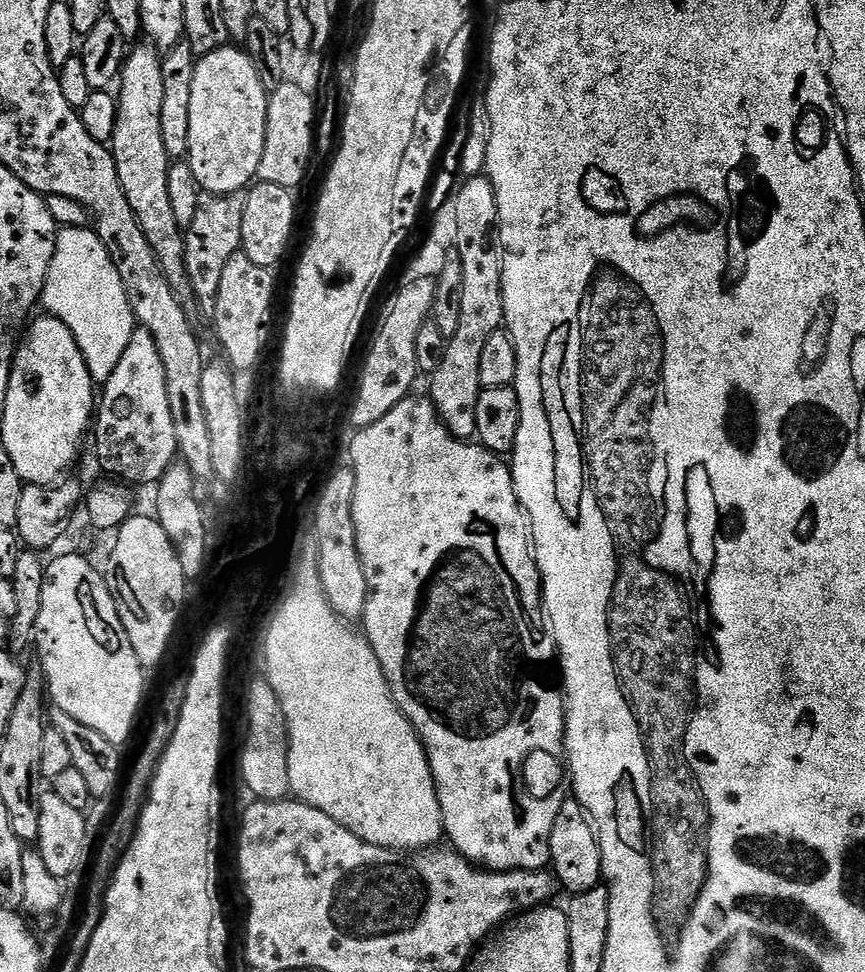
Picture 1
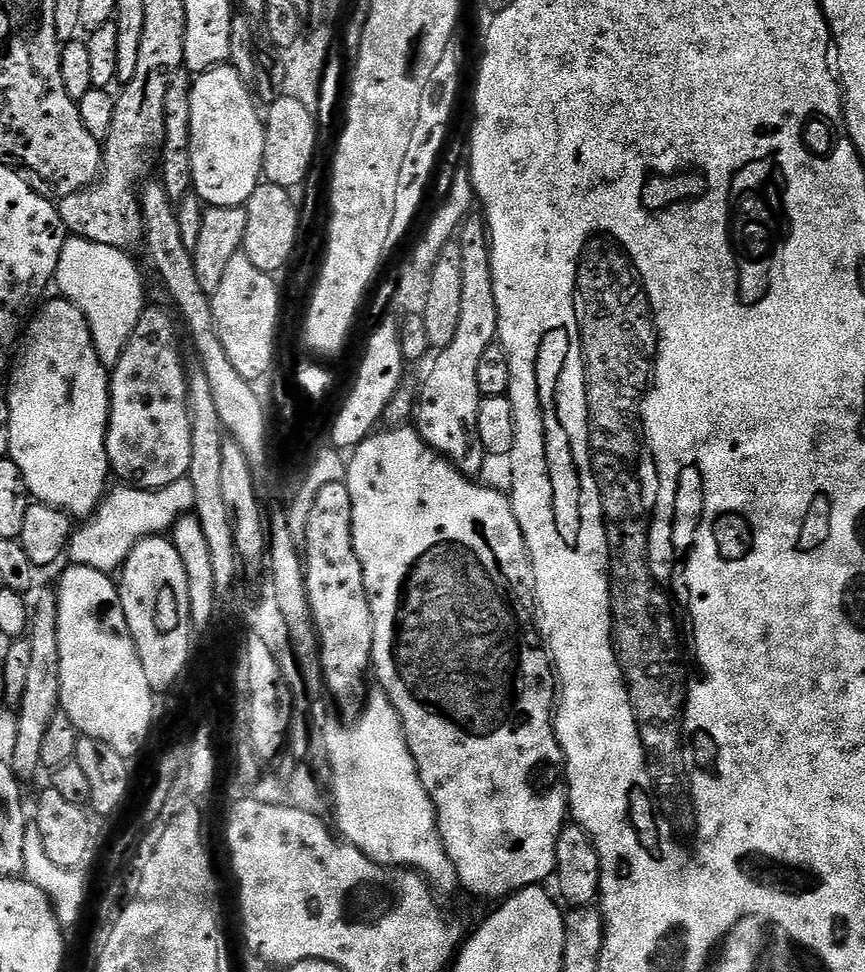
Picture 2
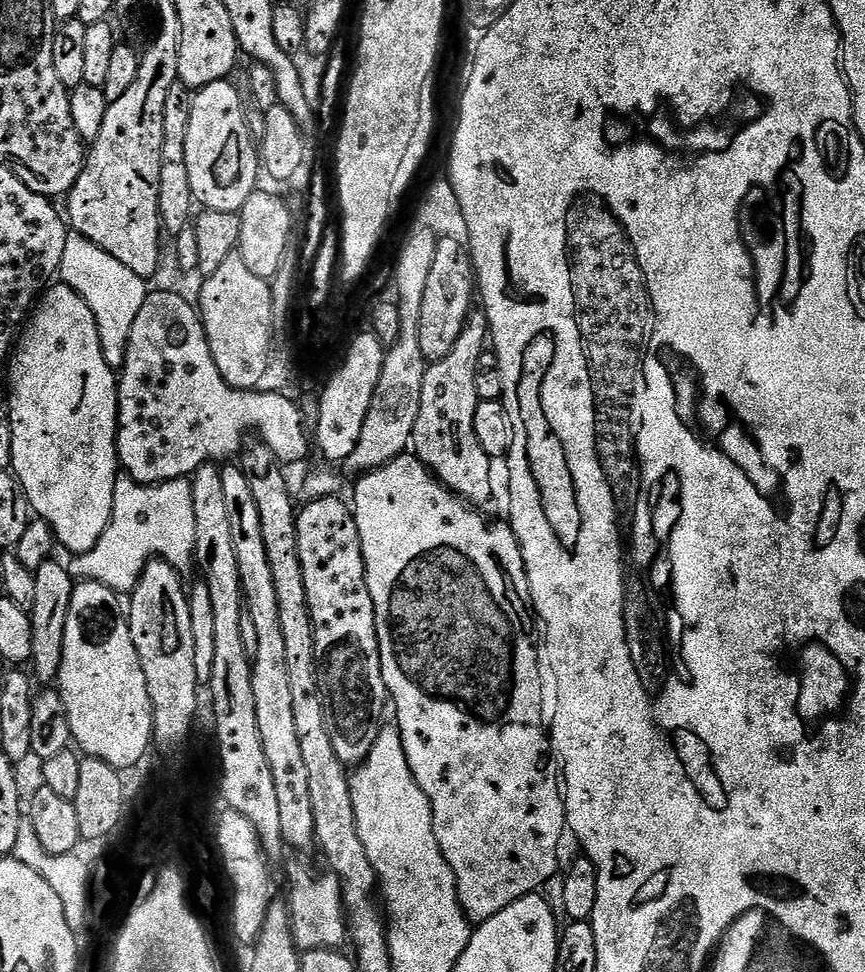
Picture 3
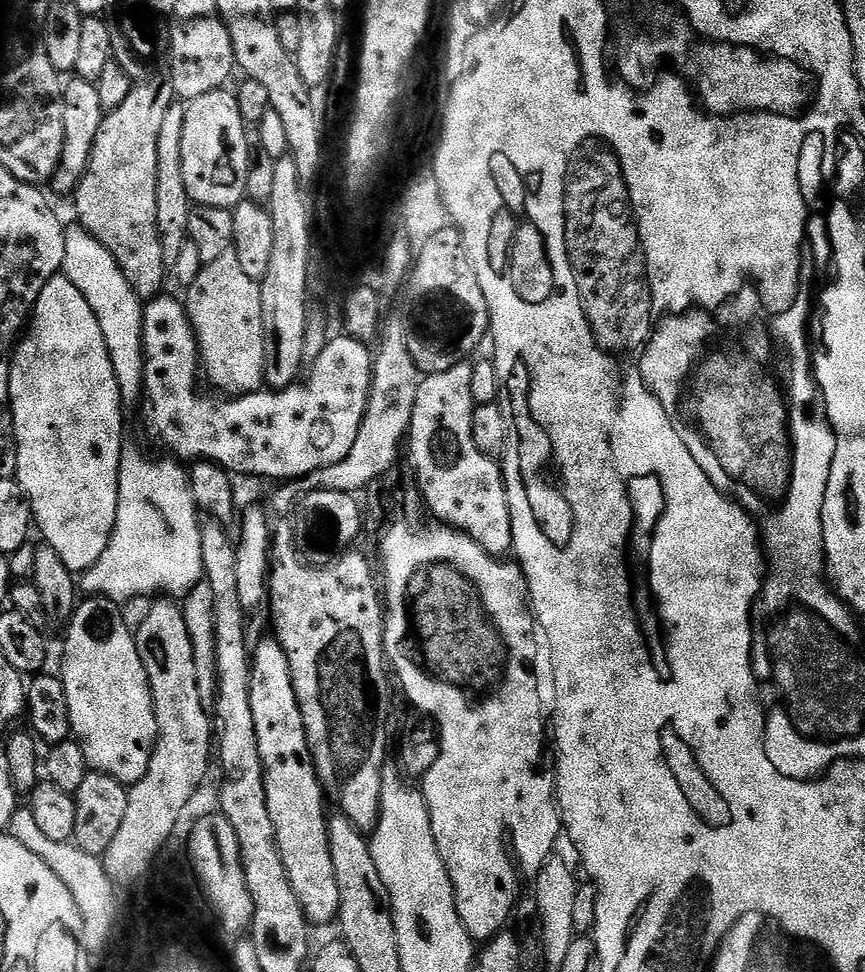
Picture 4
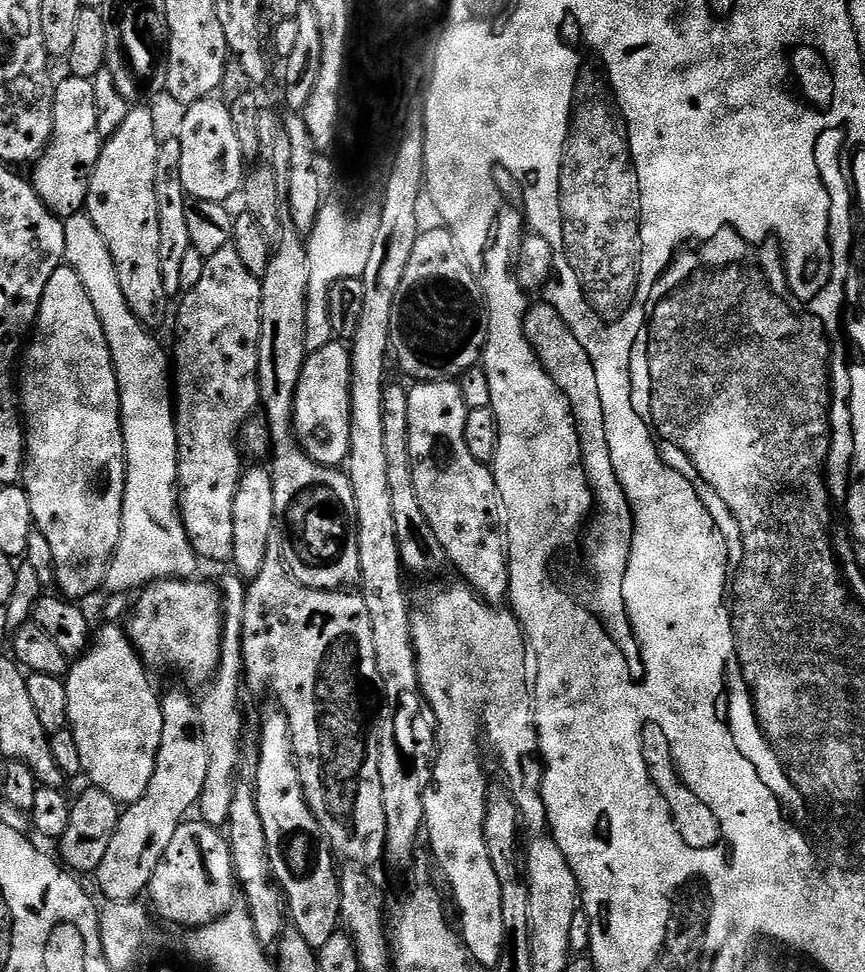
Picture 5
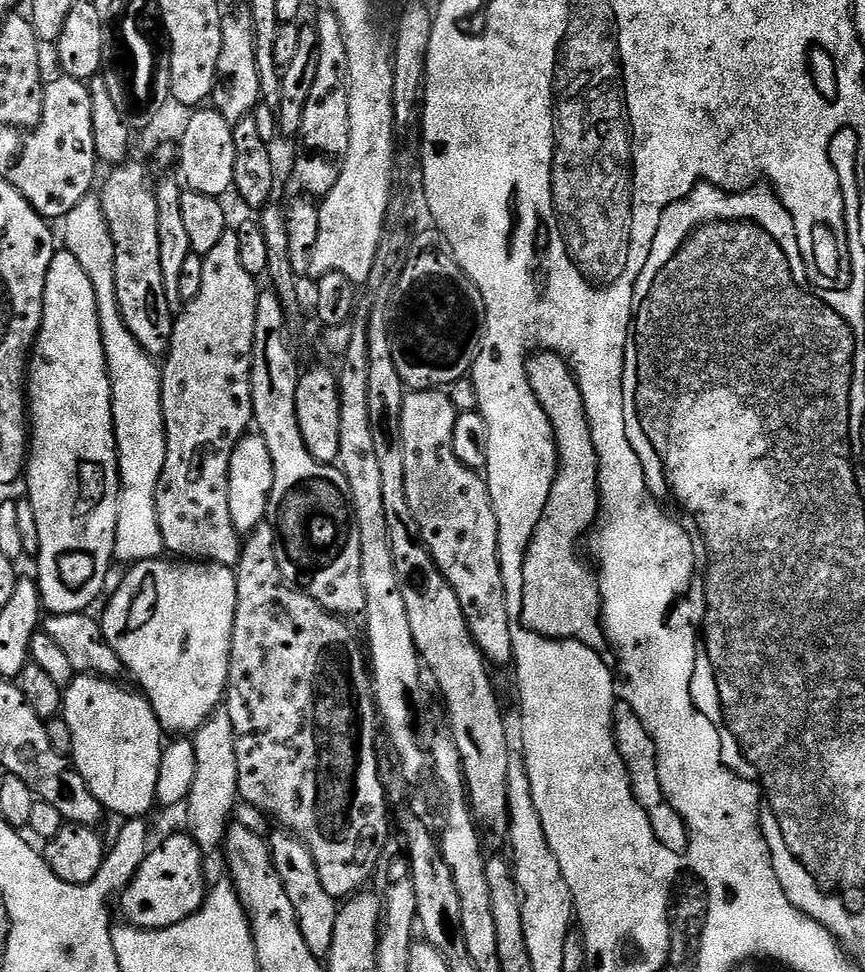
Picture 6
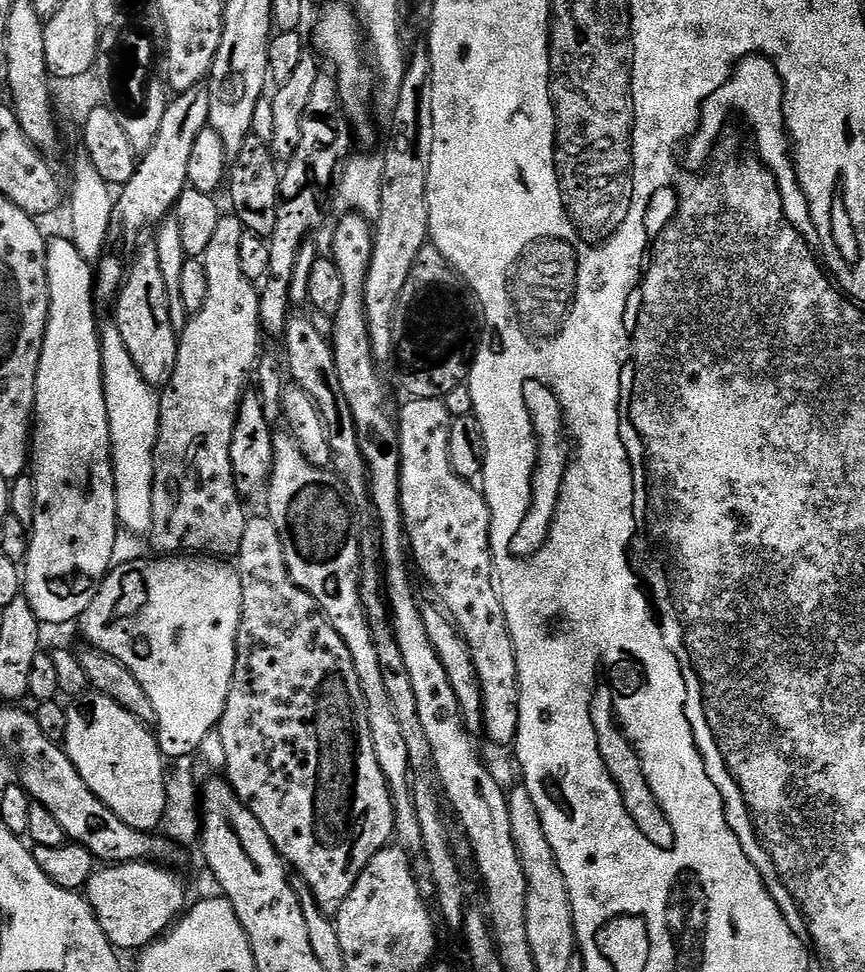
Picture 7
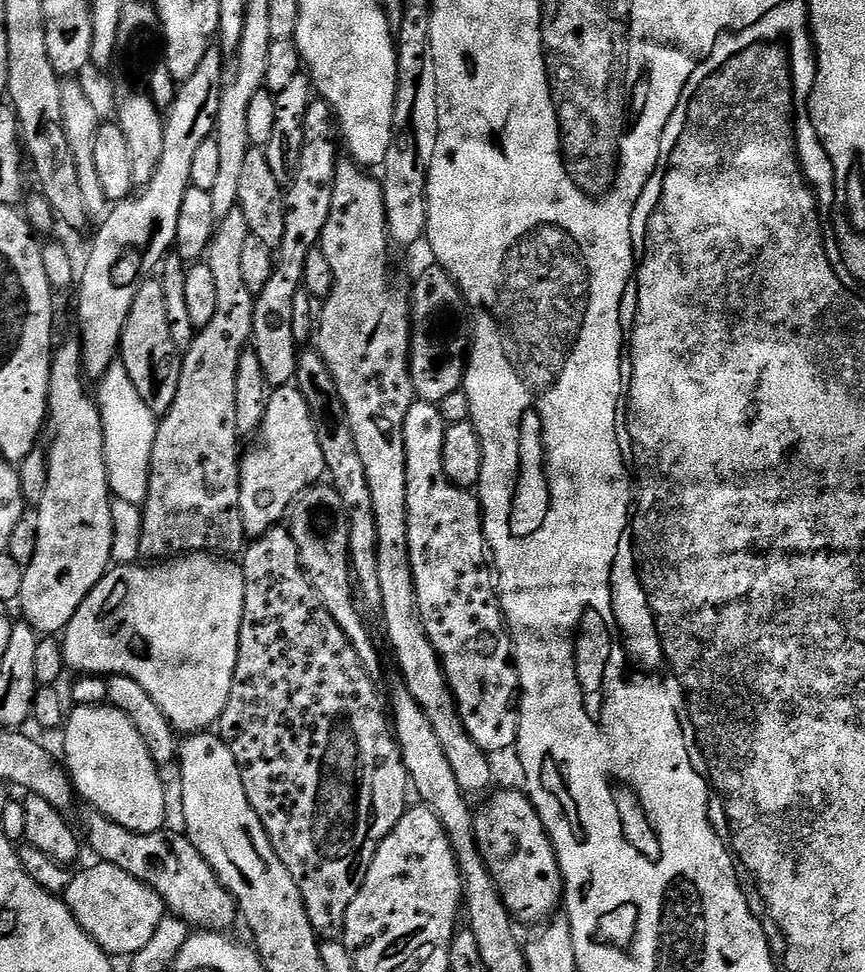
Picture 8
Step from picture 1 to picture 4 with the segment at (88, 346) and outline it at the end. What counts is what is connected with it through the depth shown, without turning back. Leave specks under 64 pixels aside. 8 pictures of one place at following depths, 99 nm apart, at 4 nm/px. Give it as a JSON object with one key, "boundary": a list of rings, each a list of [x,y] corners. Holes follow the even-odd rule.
{"boundary":[[[79,226],[65,227],[66,254],[62,275],[90,302],[90,310],[94,310],[94,318],[98,318],[98,326],[102,326],[102,338],[106,338],[106,350],[110,362],[114,366],[114,378],[118,378],[120,398],[125,405],[132,404],[144,395],[144,347],[142,346],[142,326],[144,325],[144,304],[139,296],[126,282],[126,274],[118,266],[118,262],[96,239]]]}

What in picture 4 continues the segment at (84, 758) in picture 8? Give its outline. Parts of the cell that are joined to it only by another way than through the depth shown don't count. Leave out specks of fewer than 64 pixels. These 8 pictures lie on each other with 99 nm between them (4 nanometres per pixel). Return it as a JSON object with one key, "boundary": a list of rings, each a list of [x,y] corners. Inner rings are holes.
{"boundary":[[[105,596],[84,598],[77,603],[76,612],[66,625],[68,637],[64,640],[64,665],[58,669],[58,675],[66,686],[66,702],[70,706],[72,736],[82,746],[82,754],[86,754],[86,762],[89,769],[93,772],[106,774],[122,785],[131,786],[140,781],[150,766],[152,749],[156,747],[156,715],[154,714],[154,706],[152,705],[152,691],[150,690],[150,682],[146,674],[146,666],[142,666],[142,658],[138,658],[138,646],[136,645],[133,629],[130,627],[130,624],[128,628],[127,622],[120,617],[120,608],[121,605],[117,601],[108,600]]]}

